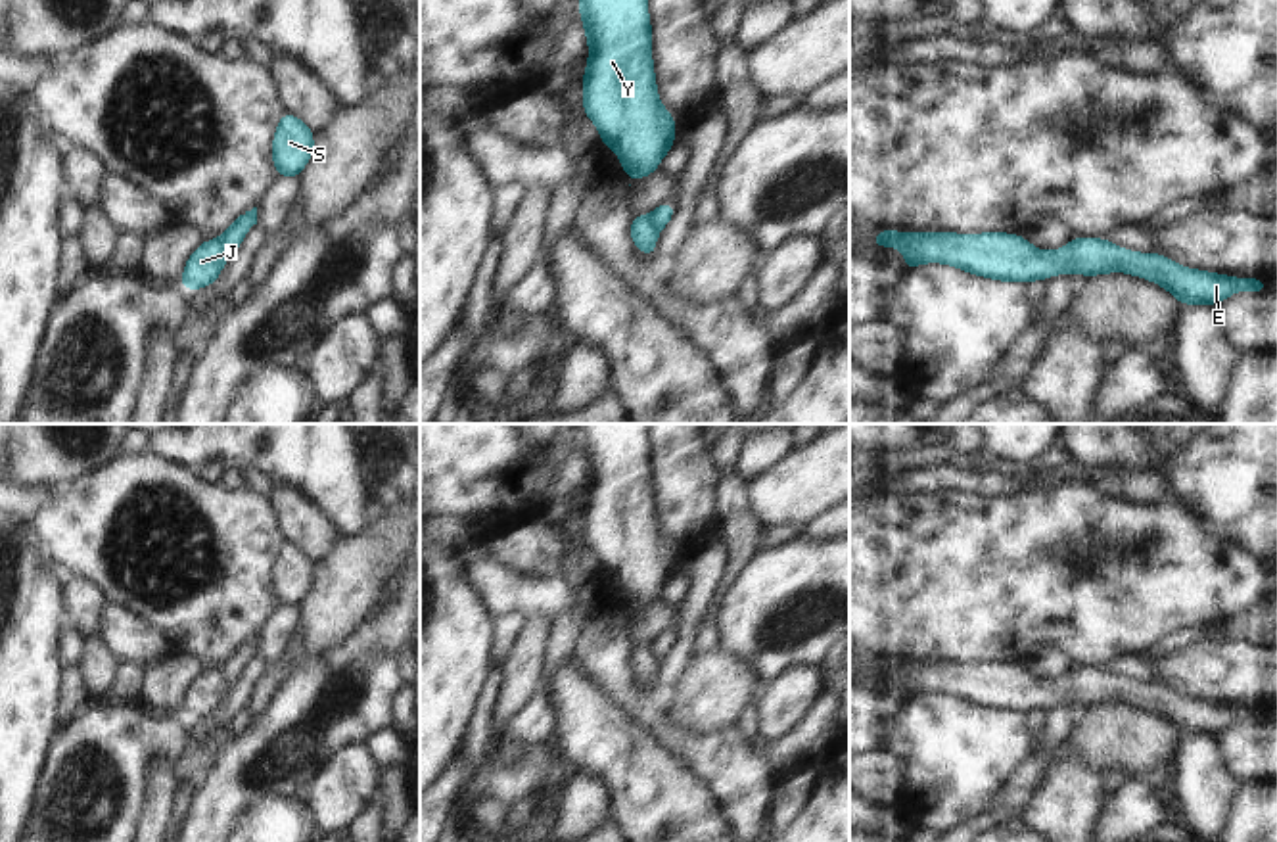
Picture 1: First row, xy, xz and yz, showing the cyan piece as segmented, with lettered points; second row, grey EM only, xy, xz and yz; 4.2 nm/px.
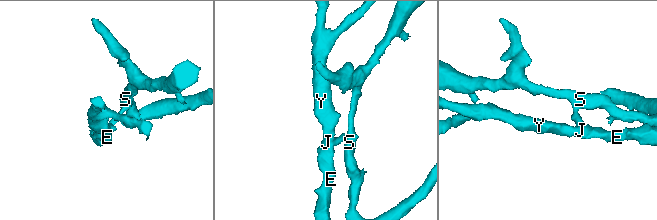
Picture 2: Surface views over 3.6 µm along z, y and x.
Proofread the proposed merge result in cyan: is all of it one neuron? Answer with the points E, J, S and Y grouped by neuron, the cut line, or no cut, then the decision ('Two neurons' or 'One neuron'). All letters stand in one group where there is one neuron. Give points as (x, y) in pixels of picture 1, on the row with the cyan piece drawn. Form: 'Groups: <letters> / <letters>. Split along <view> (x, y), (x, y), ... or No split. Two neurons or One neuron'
Groups: E J Y / S. Split along xz (647, 215), (658, 229). Two neurons

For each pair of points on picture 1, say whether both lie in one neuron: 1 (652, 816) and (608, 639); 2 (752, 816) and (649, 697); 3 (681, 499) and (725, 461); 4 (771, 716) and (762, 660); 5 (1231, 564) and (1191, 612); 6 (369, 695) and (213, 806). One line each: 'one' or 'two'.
1: two
2: one
3: two
4: two
5: one
6: one

